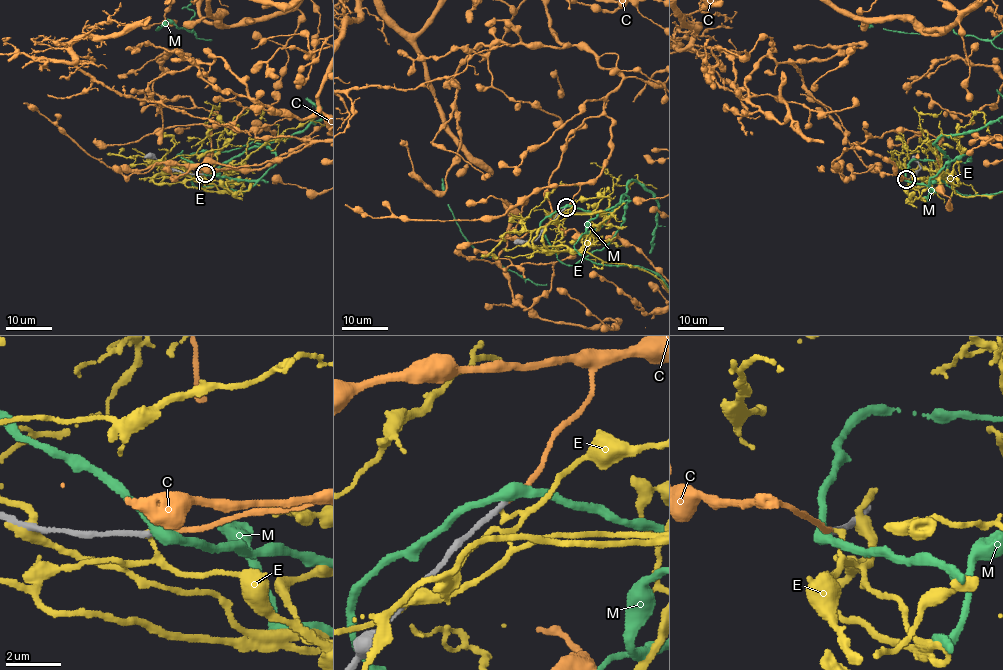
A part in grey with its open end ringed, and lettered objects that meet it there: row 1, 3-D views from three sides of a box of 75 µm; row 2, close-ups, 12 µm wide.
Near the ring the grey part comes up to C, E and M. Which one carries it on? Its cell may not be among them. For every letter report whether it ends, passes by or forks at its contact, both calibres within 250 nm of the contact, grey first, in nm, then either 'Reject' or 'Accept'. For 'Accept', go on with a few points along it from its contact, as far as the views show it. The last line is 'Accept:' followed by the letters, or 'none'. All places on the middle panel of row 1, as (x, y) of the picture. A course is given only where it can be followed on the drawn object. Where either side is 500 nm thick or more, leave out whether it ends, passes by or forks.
C: It ends there. Thickness 190 nm (grey) against 150 nm. Accept
E: It ends there. Thickness 220 nm (grey) against 200 nm. Reject
M: It passes by. Thickness 200 nm (grey) against 400 nm. Reject
Accept: C

